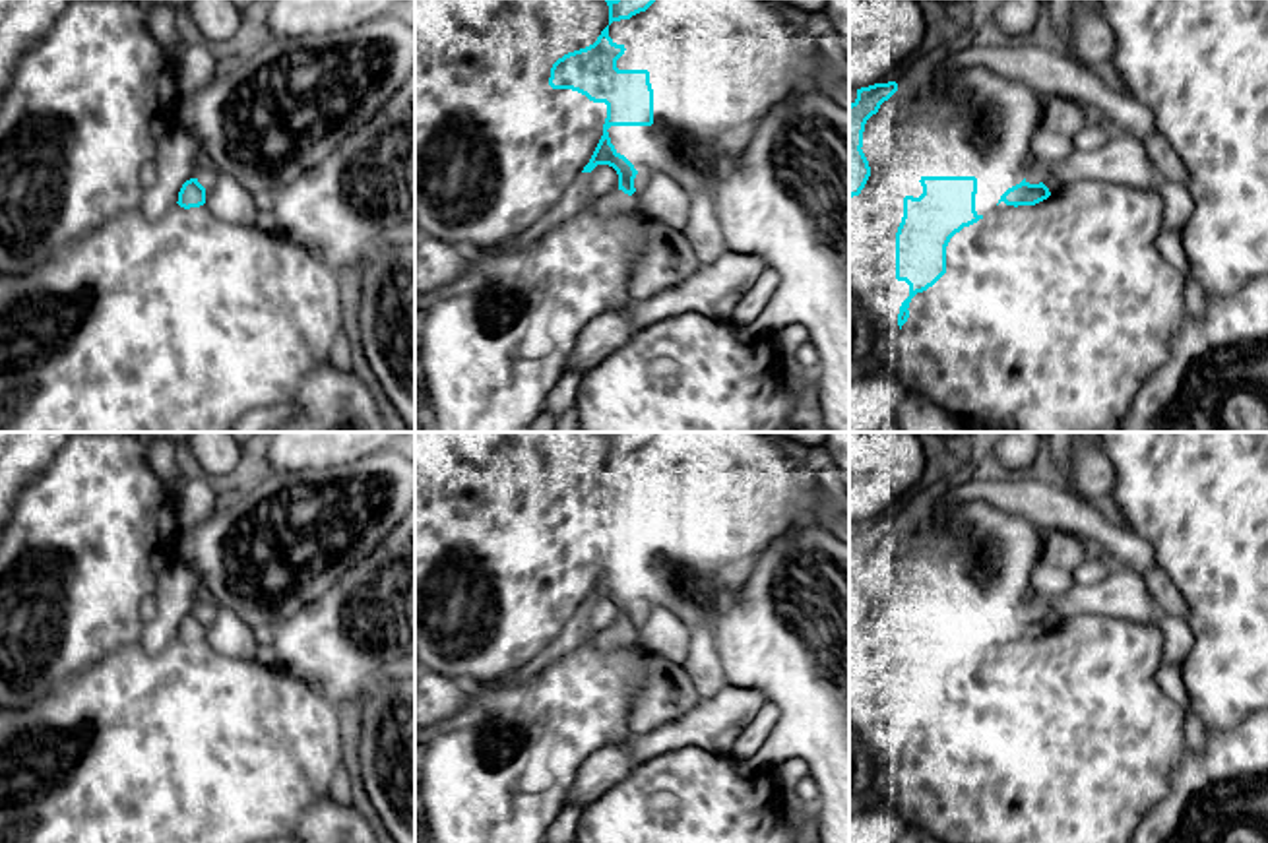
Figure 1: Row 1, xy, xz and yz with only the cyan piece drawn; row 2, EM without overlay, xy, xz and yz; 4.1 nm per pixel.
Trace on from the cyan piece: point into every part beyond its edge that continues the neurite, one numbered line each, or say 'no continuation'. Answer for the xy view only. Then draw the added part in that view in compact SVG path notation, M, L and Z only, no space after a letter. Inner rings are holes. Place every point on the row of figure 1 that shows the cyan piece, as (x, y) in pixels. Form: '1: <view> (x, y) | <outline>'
no continuation

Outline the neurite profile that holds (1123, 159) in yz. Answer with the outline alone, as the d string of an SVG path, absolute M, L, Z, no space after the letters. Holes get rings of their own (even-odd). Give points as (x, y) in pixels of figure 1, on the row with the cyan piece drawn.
M1113 130L1101 147L1094 151L1074 149L1066 159L1049 167L1030 169L1026 174L1030 184L1039 184L1047 178L1057 178L1061 186L1078 180L1101 180L1146 190L1152 188L1156 171L1142 138Z

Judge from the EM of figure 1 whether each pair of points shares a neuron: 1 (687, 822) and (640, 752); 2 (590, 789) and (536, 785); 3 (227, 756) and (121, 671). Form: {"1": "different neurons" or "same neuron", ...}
{"1": "different neurons", "2": "different neurons", "3": "same neuron"}

